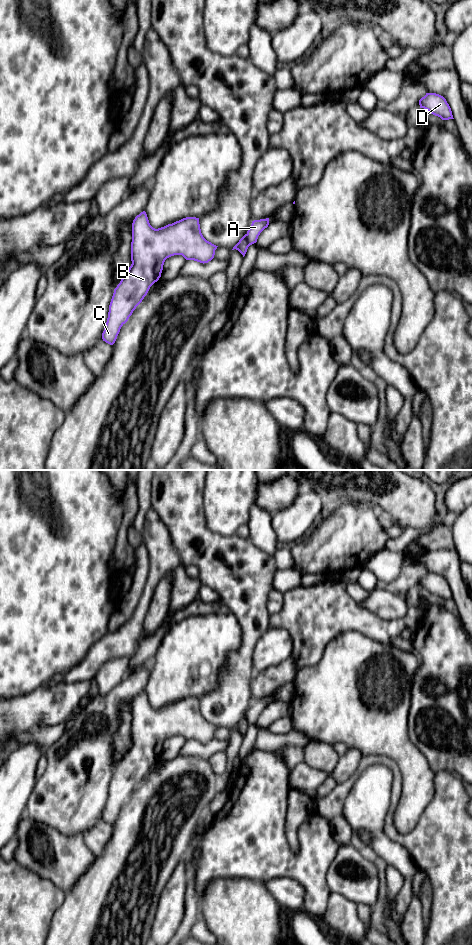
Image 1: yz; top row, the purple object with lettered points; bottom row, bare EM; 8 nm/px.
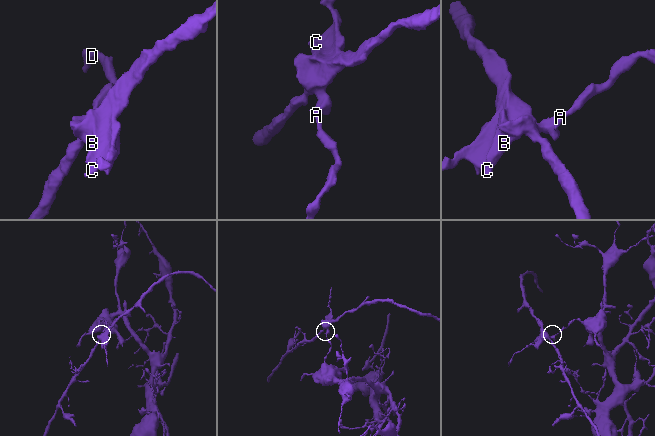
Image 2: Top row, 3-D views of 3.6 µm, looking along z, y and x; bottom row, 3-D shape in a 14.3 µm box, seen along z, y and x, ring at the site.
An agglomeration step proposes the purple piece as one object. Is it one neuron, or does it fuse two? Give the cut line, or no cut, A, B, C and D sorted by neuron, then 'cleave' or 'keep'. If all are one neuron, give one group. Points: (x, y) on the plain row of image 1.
cut yz (246, 714), (246, 720), (249, 725); groups A D / B C; cleave

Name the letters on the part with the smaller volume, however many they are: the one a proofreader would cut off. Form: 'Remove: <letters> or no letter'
Remove: B, C

